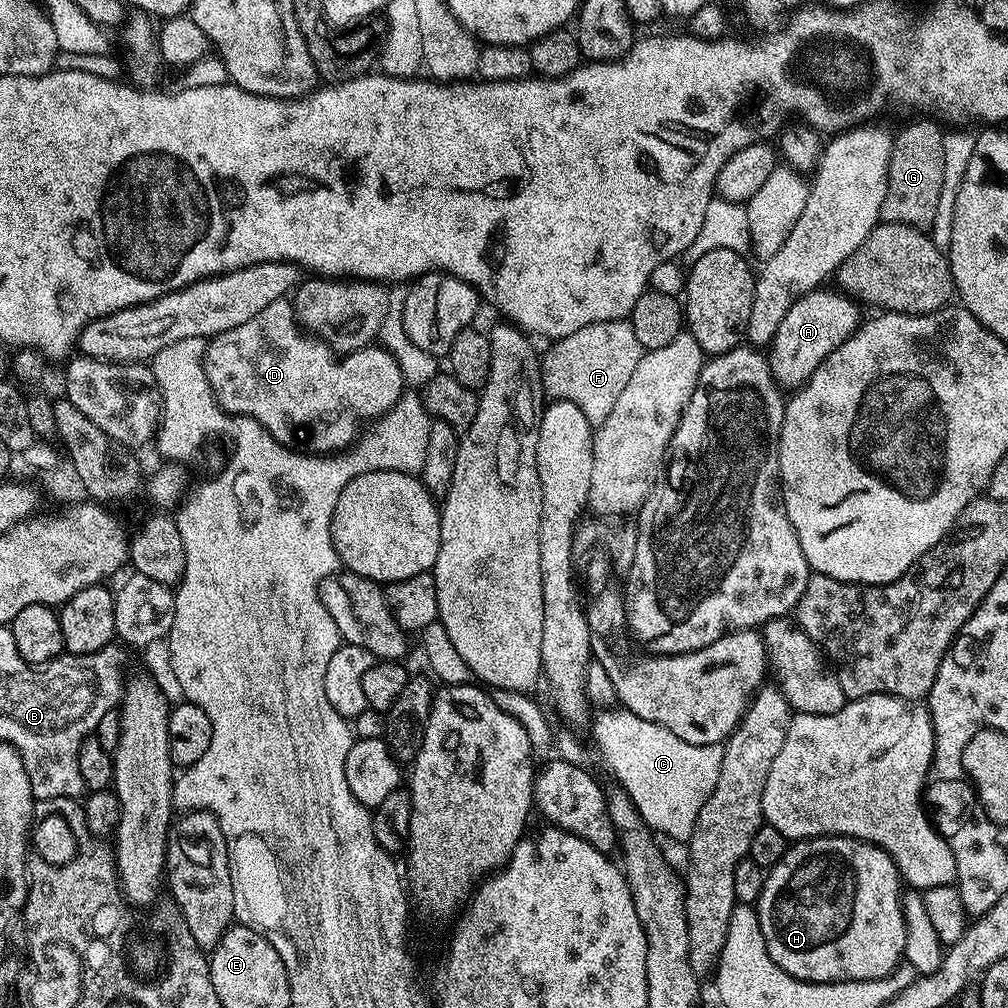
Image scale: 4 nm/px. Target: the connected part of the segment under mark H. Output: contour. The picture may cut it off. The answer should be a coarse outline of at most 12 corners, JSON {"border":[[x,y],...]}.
{"border":[[852,836],[795,841],[754,907],[811,984],[889,976],[900,872]]}

